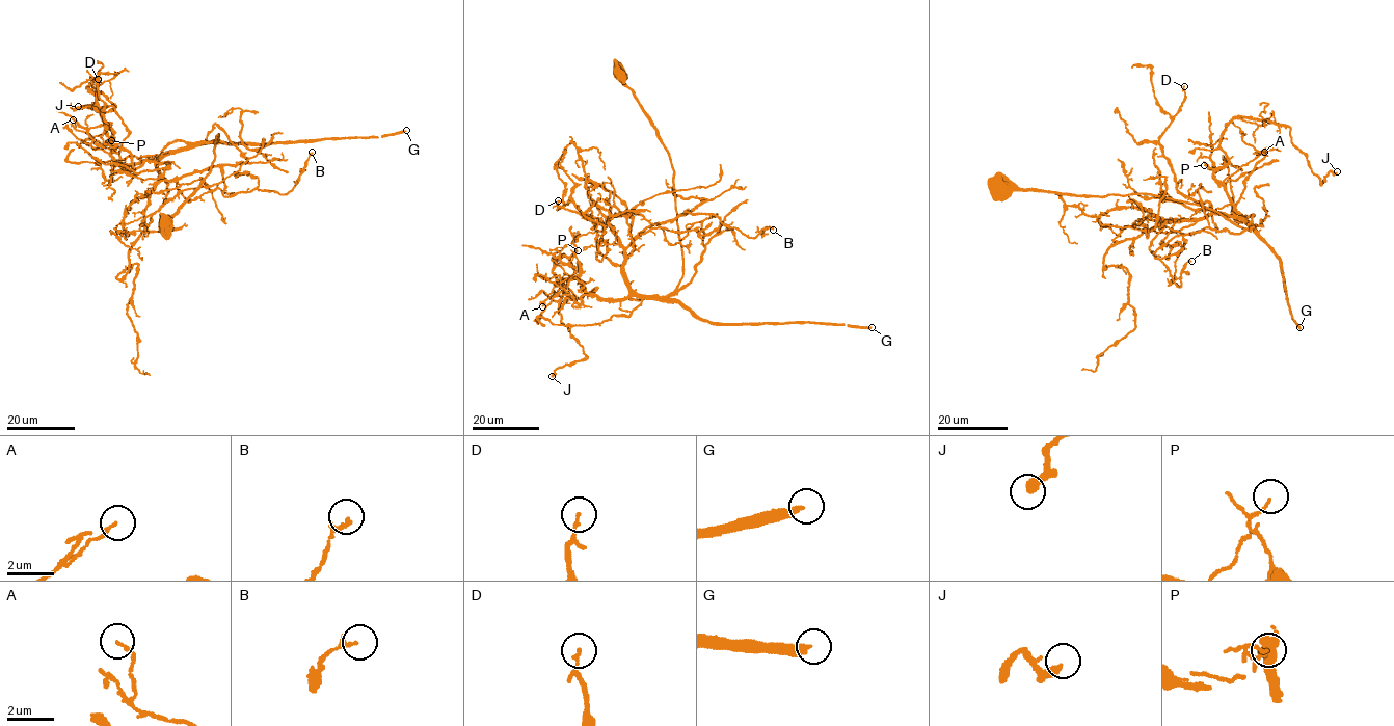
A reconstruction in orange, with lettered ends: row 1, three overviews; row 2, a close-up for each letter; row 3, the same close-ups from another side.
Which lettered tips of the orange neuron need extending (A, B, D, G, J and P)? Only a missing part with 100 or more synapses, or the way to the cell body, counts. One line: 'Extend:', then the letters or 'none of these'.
Extend: G

